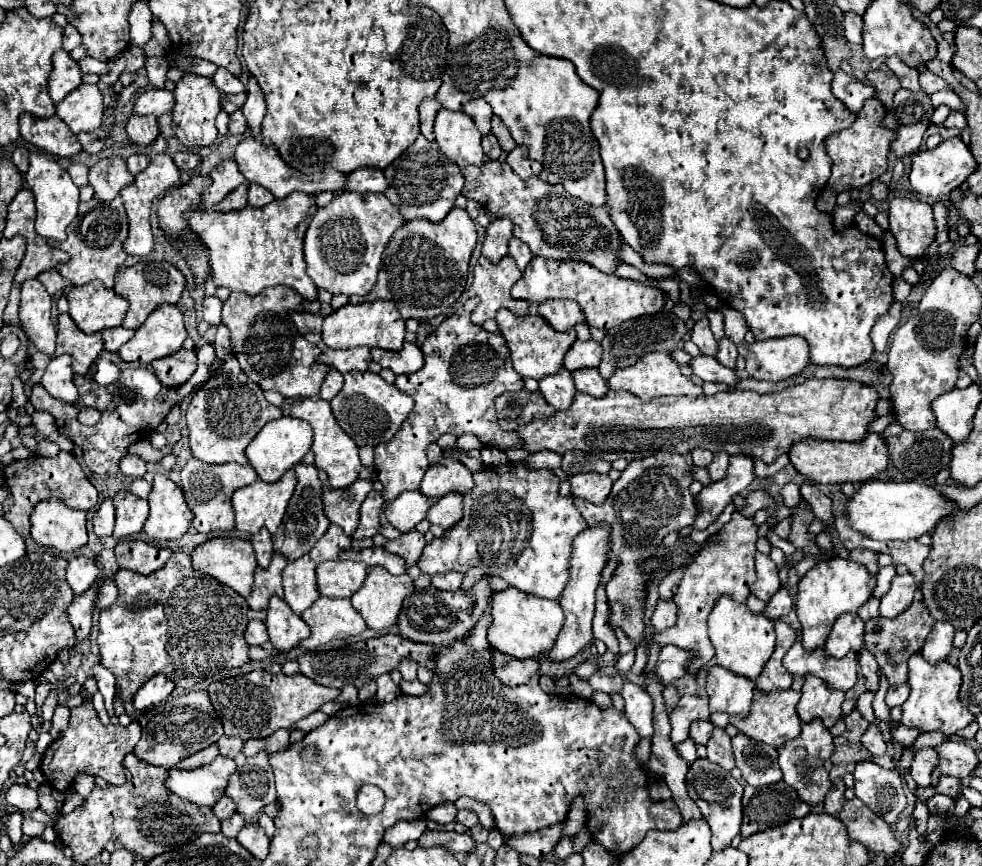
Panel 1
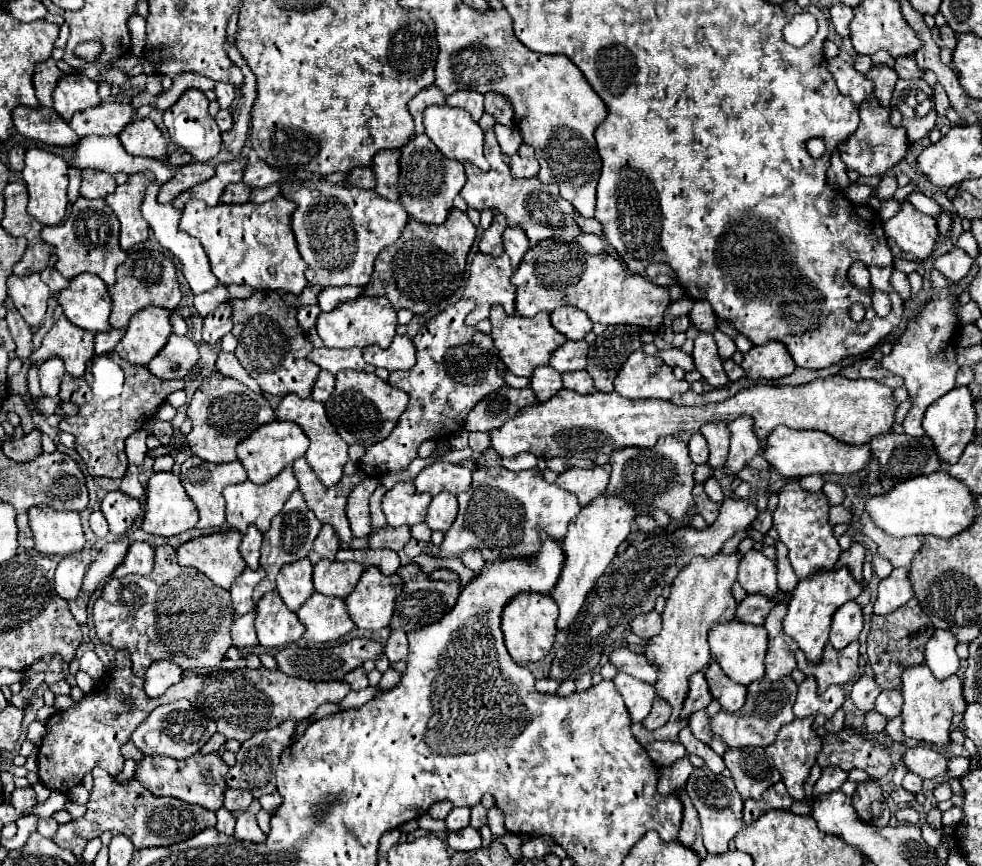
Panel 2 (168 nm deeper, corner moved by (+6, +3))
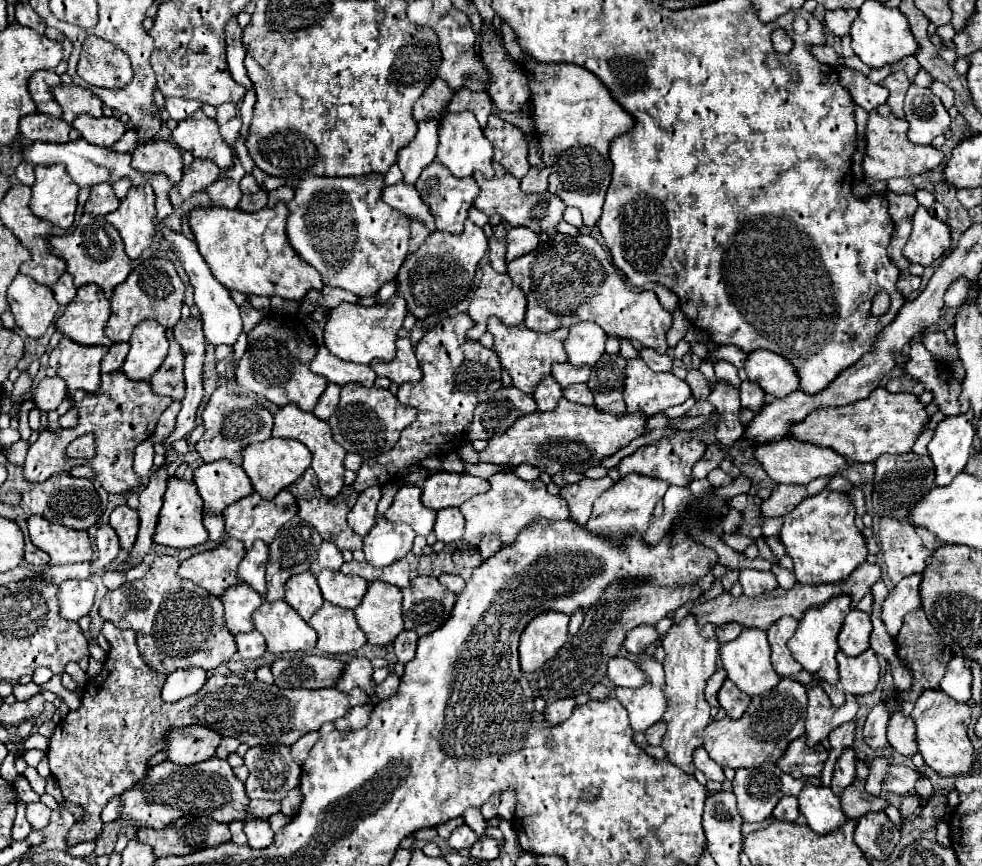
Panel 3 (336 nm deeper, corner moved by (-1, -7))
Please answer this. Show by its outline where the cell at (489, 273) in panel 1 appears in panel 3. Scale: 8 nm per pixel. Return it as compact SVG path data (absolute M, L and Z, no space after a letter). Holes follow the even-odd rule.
M489 264L481 270L481 284L467 310L475 322L475 326L467 332L469 340L479 340L479 336L487 330L489 316L497 316L505 326L519 326L527 308L525 294L509 280L509 274L499 274Z

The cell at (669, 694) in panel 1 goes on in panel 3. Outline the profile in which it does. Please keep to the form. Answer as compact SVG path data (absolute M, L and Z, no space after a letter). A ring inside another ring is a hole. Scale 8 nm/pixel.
M657 722L653 726L649 726L649 730L645 730L645 736L647 736L647 742L653 744L653 746L659 746L661 744L661 738L665 734L665 724L663 722Z

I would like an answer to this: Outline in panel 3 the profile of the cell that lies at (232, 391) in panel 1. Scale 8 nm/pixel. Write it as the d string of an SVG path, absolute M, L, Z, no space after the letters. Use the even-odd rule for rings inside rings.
M221 386L211 394L211 398L203 410L203 426L205 426L205 434L195 444L195 450L199 452L199 456L205 462L215 462L215 460L227 458L233 464L241 464L241 450L245 446L271 438L273 414L263 404L259 404L255 398L233 394L225 386Z

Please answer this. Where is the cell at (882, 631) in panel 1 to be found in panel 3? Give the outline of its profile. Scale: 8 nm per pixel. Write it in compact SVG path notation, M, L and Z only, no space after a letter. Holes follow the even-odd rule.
M917 608L913 612L909 612L903 620L903 628L899 630L897 638L895 638L895 648L897 648L897 656L901 658L901 662L911 670L913 674L913 690L911 692L901 692L901 700L903 700L903 712L905 716L911 716L911 710L915 706L915 700L921 696L921 692L925 690L937 690L939 682L945 674L945 668L949 664L949 660L953 658L953 652L945 646L945 642L941 640L939 632L929 624L923 608Z

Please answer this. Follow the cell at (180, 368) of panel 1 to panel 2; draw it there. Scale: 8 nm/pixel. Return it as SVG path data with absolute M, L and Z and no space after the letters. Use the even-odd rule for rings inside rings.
M172 334L164 350L160 350L158 356L148 364L148 370L162 380L186 378L198 360L200 360L198 346L184 336Z

